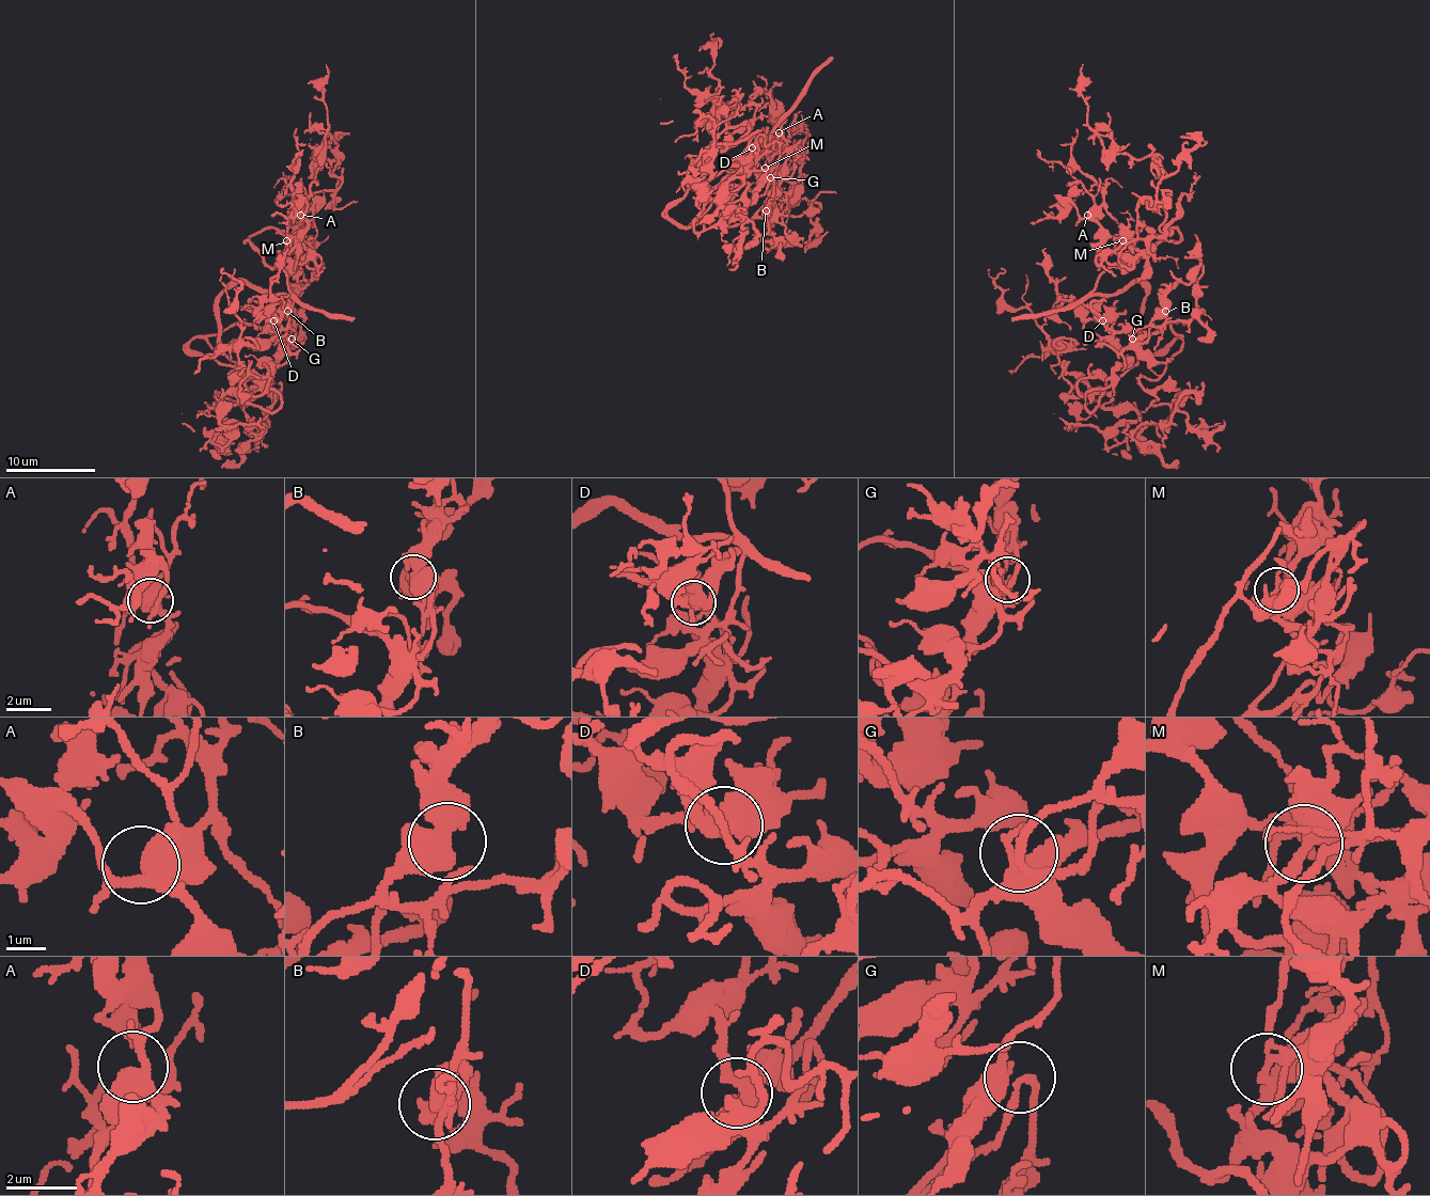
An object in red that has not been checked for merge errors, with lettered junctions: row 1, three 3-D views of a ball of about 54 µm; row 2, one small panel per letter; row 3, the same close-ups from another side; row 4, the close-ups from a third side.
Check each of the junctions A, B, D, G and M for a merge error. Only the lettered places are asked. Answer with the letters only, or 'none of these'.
none of these

